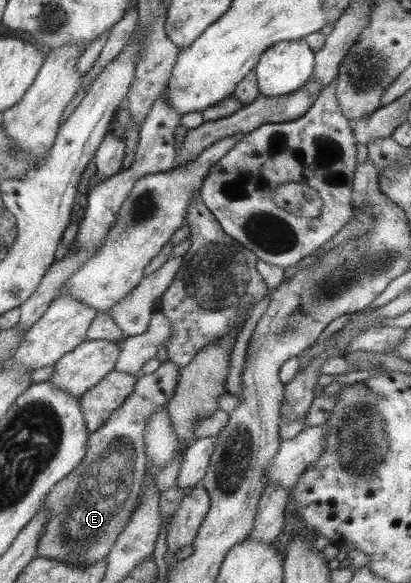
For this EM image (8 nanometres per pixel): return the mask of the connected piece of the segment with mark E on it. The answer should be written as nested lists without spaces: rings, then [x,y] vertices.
[[[170,360],[163,361],[153,372],[138,377],[127,399],[107,417],[99,429],[89,433],[88,449],[85,456],[69,474],[66,474],[51,487],[47,496],[43,496],[41,507],[46,510],[48,521],[44,525],[43,534],[36,546],[37,556],[57,559],[81,567],[105,559],[116,536],[128,523],[133,510],[135,510],[136,496],[140,491],[146,462],[148,462],[144,439],[148,416],[157,413],[161,407],[166,406],[170,396],[173,396],[177,381],[178,368],[176,364]]]

